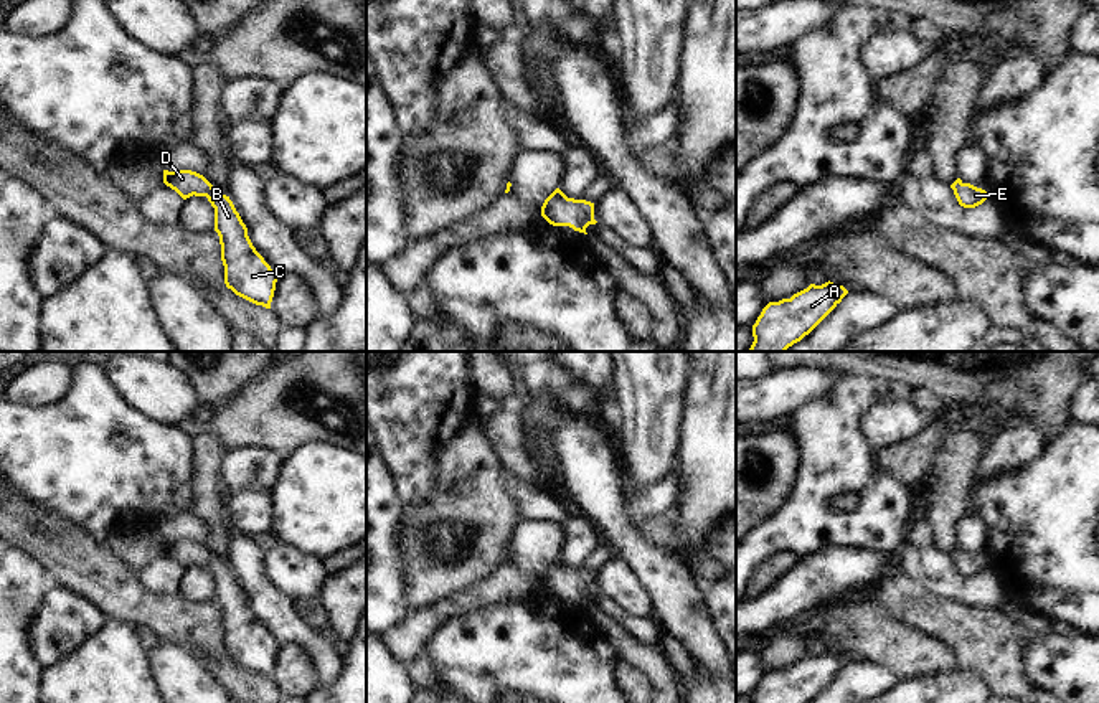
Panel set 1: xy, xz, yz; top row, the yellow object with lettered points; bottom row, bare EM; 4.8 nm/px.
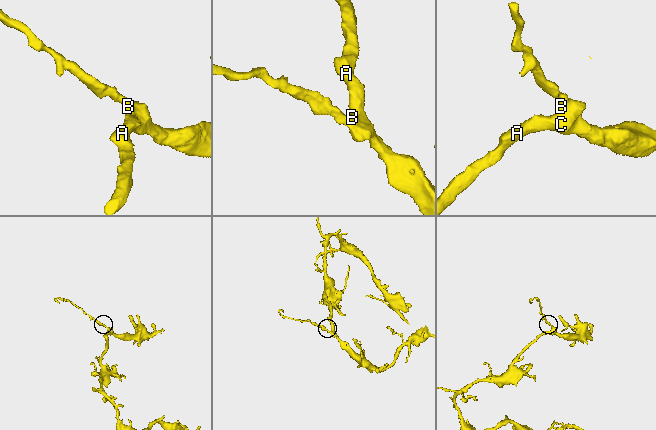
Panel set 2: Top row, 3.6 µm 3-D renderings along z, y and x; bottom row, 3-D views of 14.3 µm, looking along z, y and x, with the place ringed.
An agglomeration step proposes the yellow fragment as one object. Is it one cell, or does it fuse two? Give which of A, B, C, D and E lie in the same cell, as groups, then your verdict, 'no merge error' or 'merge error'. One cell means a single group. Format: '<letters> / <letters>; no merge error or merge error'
A B C D E; no merge error

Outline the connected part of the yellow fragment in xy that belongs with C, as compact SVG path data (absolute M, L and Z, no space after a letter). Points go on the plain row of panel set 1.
M163 540L163 553L183 569L193 564L208 568L215 578L215 601L219 606L226 657L256 675L271 678L279 645L252 616L229 566L191 540Z

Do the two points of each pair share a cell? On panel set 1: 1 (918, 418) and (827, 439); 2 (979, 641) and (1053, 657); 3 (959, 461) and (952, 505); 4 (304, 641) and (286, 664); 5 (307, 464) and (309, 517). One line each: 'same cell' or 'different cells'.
1: different cells
2: different cells
3: same cell
4: different cells
5: same cell

